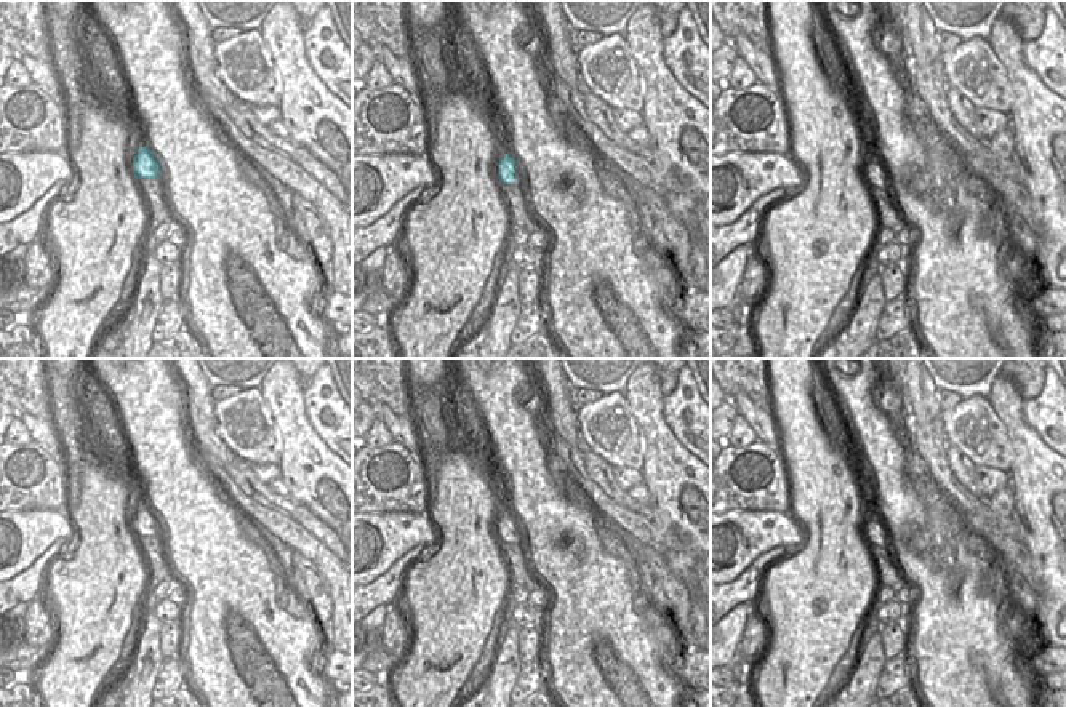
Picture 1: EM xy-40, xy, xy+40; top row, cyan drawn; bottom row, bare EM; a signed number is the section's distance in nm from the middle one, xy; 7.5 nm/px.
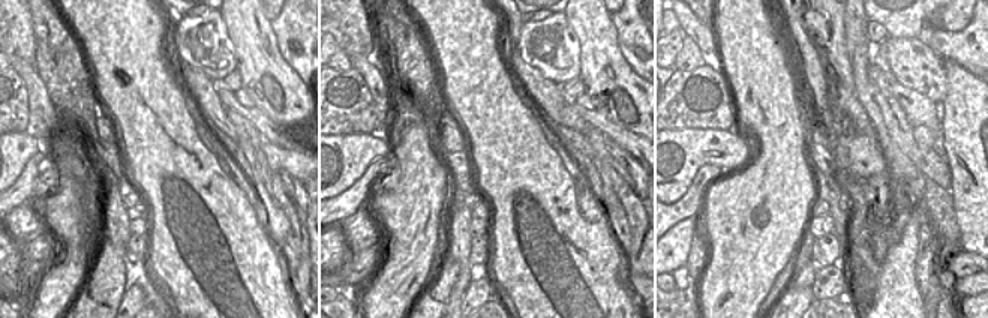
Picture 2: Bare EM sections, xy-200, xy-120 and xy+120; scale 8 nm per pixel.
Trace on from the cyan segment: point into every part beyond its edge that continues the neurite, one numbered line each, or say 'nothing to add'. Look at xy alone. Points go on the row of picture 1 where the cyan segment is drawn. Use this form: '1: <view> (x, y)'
1: xy (519, 176)

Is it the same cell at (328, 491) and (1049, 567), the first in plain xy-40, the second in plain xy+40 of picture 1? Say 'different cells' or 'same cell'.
same cell

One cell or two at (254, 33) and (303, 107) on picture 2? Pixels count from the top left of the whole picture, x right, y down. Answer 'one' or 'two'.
one

